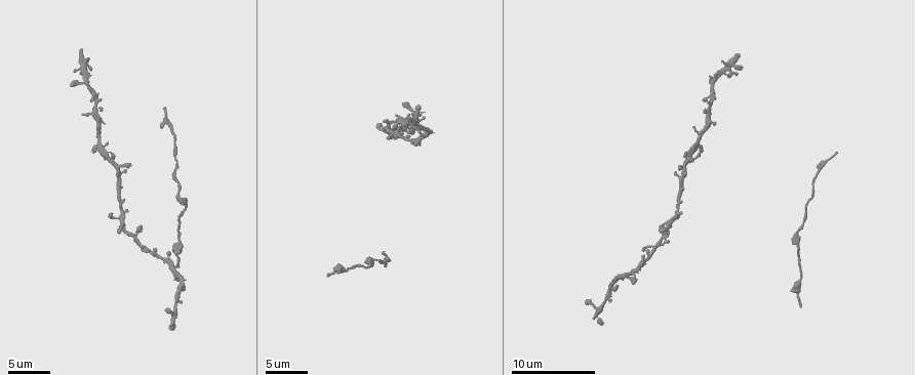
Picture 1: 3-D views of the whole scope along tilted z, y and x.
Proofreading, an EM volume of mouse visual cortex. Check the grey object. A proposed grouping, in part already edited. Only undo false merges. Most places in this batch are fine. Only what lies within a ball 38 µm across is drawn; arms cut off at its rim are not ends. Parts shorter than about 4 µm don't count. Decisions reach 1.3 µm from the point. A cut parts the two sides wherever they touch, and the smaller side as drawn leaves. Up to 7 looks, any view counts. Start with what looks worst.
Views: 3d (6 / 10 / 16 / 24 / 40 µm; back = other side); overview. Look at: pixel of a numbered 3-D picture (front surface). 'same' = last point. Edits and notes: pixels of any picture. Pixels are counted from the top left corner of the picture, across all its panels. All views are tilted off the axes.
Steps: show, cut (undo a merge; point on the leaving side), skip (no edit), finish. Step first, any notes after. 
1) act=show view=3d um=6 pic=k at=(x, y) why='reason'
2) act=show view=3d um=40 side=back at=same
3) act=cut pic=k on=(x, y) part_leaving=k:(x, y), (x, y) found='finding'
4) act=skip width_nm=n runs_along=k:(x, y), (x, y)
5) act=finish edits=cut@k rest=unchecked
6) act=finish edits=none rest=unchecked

act=show view=3d um=6 pic=1 at=(125, 209)

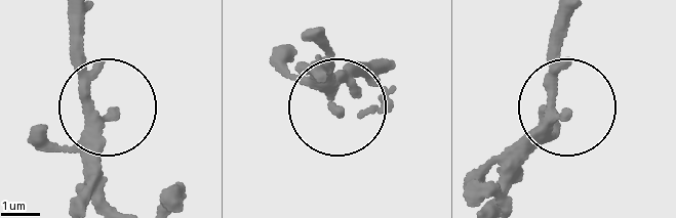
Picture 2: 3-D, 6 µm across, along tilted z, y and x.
act=show view=3d um=6 side=back pic=2 at=(565, 114)

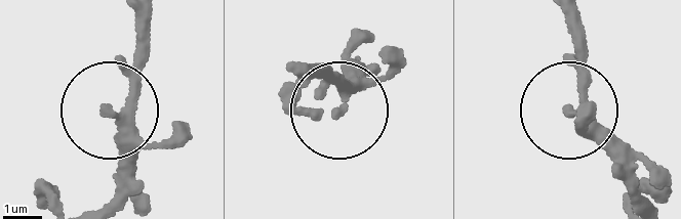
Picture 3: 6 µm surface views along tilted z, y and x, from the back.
act=skip runs_along=3:(566, 113), (583, 99), (579, 31) found='all the same neuron'

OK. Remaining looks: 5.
act=show view=3d um=10 pic=1 at=(178, 199)

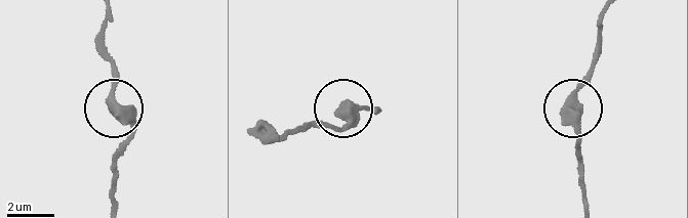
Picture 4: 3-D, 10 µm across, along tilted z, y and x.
act=show view=3d um=10 side=back pic=4 at=(115, 105)

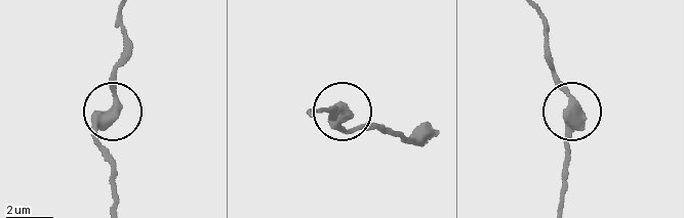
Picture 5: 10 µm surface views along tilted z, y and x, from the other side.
act=skip side_arm_um=9 found='all the same neuron'

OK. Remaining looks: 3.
act=show view=3d um=10 pic=1 at=(96, 108) why='narrows sharply'

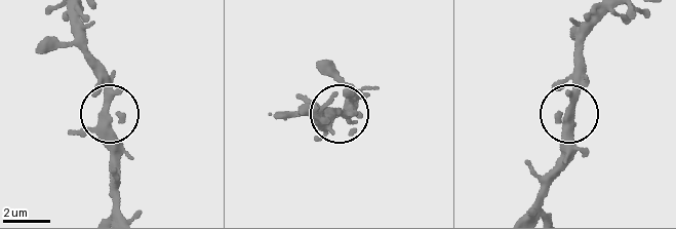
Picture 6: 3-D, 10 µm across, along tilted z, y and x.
act=show view=3d um=6 pic=6 at=(111, 117)

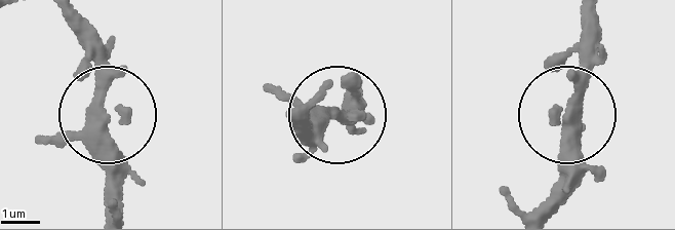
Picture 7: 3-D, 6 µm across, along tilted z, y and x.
act=skip runs_along=7:(537, 212), (568, 133), (582, 27) found='one neuron here'

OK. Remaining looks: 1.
act=finish edits=none rest=unchecked

